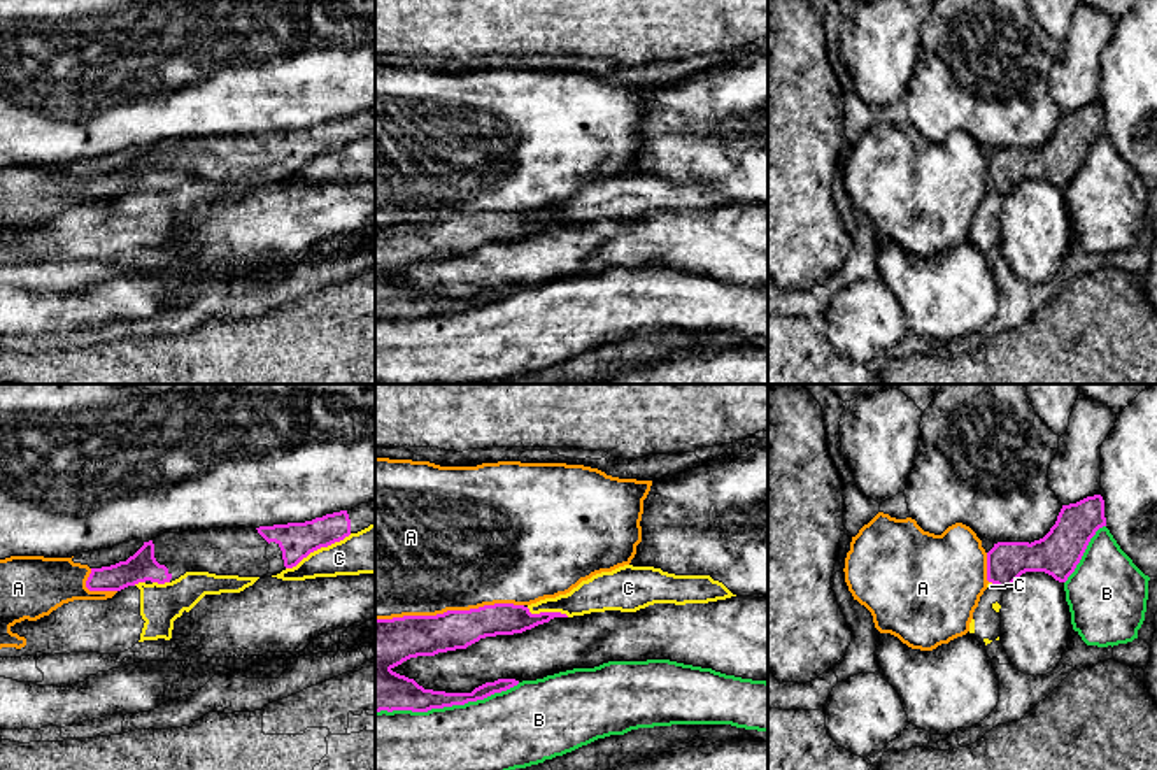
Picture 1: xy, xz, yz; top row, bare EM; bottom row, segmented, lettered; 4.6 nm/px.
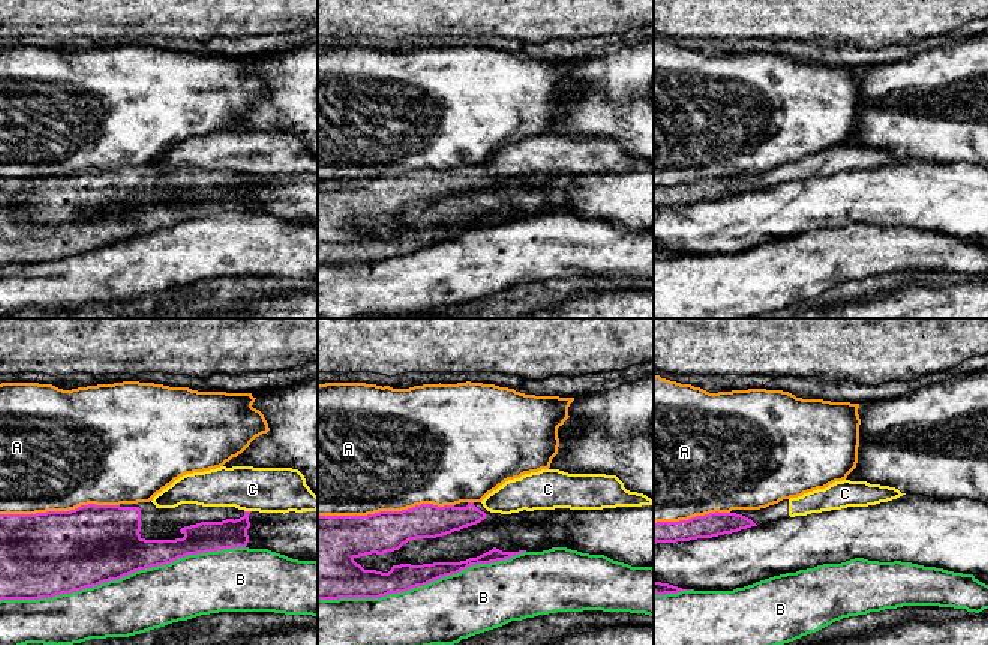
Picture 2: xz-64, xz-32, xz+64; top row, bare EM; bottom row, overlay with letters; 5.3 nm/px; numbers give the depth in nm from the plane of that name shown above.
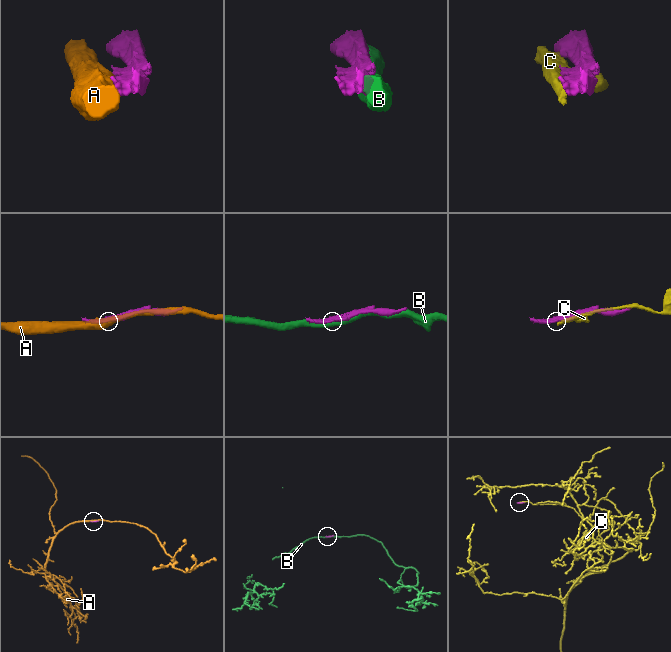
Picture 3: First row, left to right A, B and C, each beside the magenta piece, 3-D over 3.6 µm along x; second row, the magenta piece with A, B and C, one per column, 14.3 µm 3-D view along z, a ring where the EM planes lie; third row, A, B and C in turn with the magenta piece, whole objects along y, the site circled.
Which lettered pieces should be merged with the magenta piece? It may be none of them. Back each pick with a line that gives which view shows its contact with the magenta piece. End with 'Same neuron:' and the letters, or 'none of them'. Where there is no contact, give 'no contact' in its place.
Same neuron: none of them

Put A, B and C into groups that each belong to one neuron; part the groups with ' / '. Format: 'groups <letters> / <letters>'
groups A / B / C

